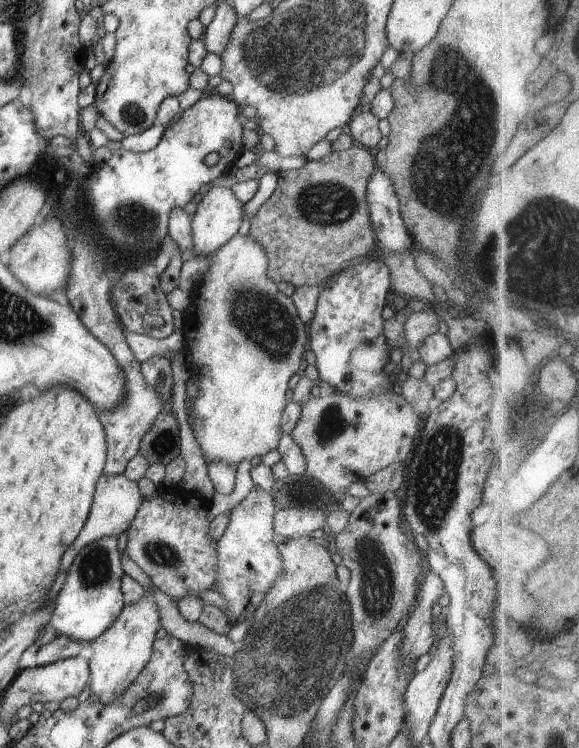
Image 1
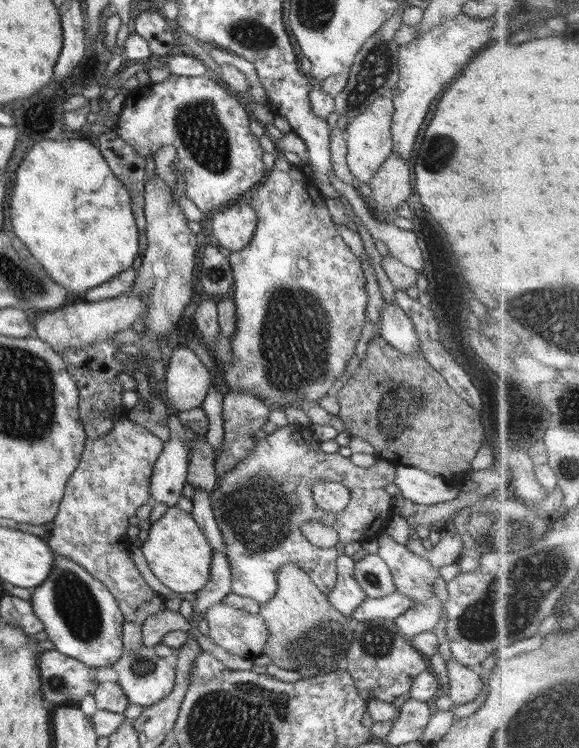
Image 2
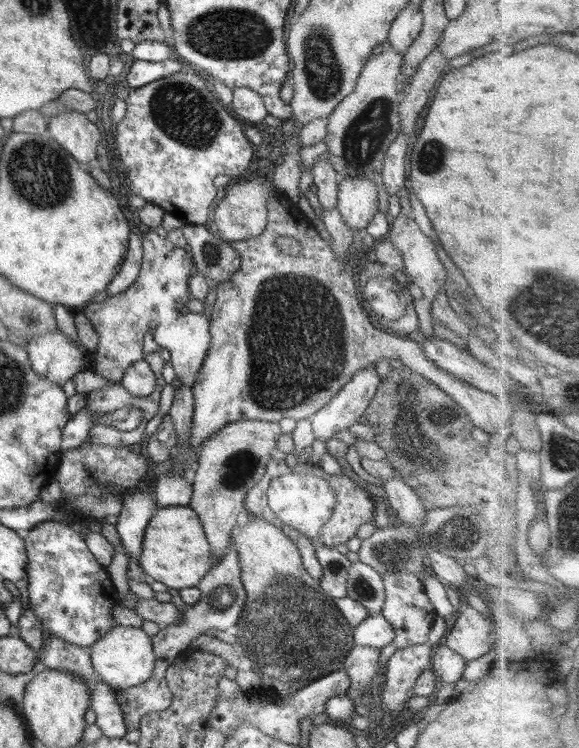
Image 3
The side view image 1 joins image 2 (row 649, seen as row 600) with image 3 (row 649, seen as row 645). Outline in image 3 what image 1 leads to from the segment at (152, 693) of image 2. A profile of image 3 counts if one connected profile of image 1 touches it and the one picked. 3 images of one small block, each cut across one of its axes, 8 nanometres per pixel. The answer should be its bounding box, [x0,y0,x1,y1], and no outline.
[91,626,156,690]

